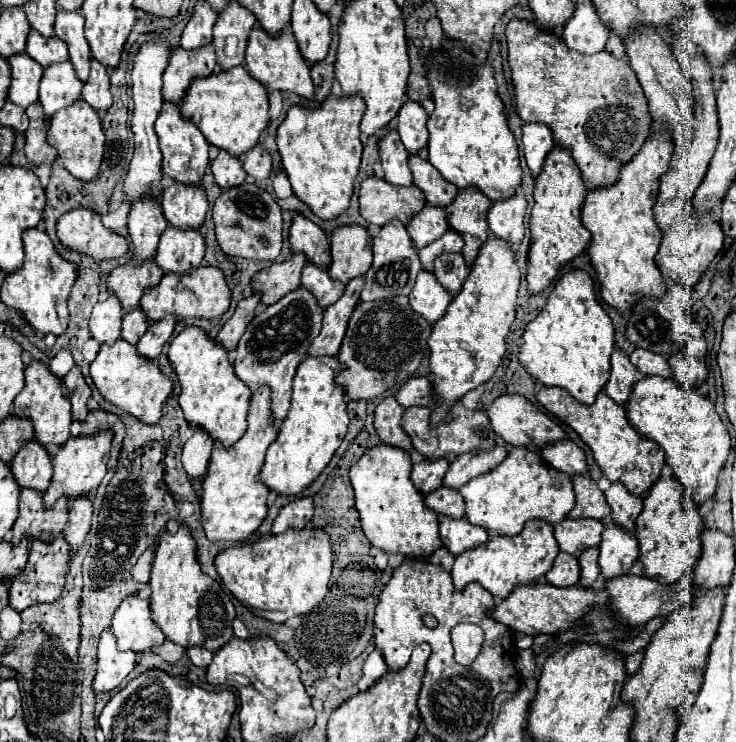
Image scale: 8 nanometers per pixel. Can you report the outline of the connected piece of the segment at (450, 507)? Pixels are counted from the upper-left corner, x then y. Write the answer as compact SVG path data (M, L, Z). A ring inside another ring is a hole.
M438 487L438 491L432 491L430 495L424 497L426 505L440 515L450 515L450 517L462 517L464 513L464 499L458 489L450 487Z

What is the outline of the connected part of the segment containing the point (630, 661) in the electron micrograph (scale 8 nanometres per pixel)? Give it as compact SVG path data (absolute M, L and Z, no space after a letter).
M642 651L632 653L632 655L626 657L626 671L628 671L628 675L634 675L634 673L640 669L642 659L644 659L644 653L642 653Z

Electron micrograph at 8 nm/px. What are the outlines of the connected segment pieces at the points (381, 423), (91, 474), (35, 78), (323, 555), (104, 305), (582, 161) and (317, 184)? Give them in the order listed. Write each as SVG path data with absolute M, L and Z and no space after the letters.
M390 395L378 403L378 407L374 411L374 417L376 417L374 427L376 427L376 433L380 435L382 443L412 451L412 439L400 425L402 413L404 413L404 407L396 401L394 395Z
M110 429L98 431L96 435L78 435L70 437L66 443L58 447L58 453L54 455L54 477L50 481L50 487L44 493L46 507L52 507L54 501L62 495L74 499L80 495L88 495L92 489L100 485L100 481L106 475L106 463L110 459L110 443L114 439L114 433Z
M26 51L12 55L8 61L12 67L12 85L8 89L8 99L26 109L38 101L38 85L44 69L34 59L30 59Z
M290 527L280 535L268 533L254 543L224 549L216 555L214 565L224 585L244 607L274 623L286 623L294 615L310 613L326 597L332 557L332 541L324 529Z
M108 295L104 301L98 301L90 315L92 337L100 343L114 343L122 335L122 305L118 297Z
M512 19L506 27L508 41L508 63L512 69L512 81L516 89L516 111L526 123L546 123L558 145L570 147L576 165L582 171L582 179L588 189L604 187L614 183L622 163L630 161L650 131L650 111L644 91L626 59L620 59L608 51L598 51L594 55L582 55L566 47L564 39L554 31L538 27L534 21Z
M328 95L318 107L292 105L278 127L278 149L292 191L322 219L338 217L350 203L354 179L362 159L360 121L364 99L354 95Z

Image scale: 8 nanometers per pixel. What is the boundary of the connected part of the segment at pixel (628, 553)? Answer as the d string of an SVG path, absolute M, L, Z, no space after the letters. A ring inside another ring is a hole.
M604 521L604 533L600 543L600 571L602 577L618 577L626 575L632 567L632 563L640 555L638 539L628 533L624 527L616 525L614 521Z

